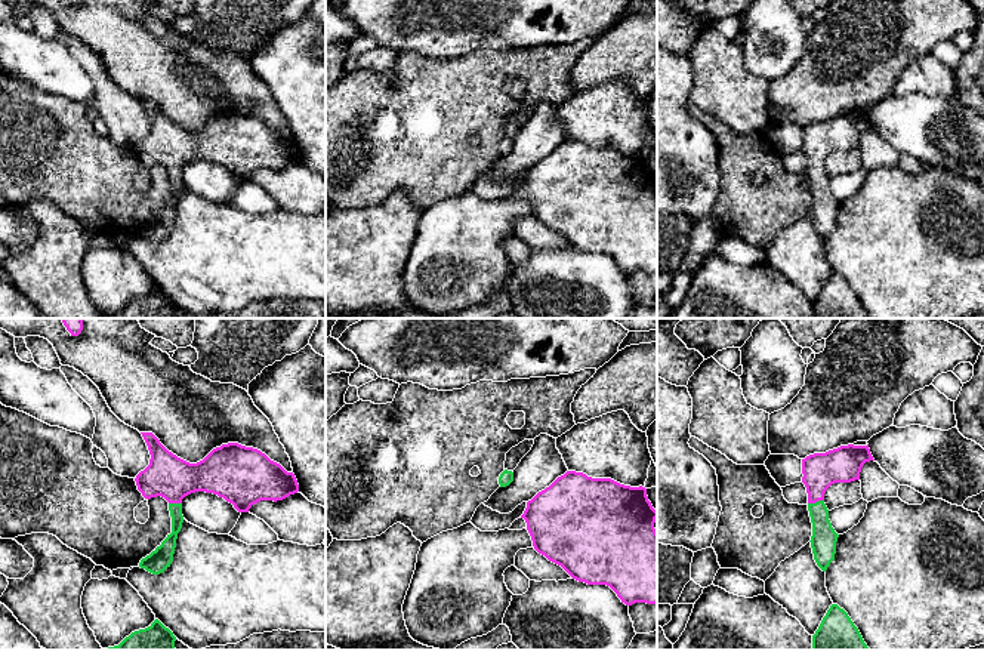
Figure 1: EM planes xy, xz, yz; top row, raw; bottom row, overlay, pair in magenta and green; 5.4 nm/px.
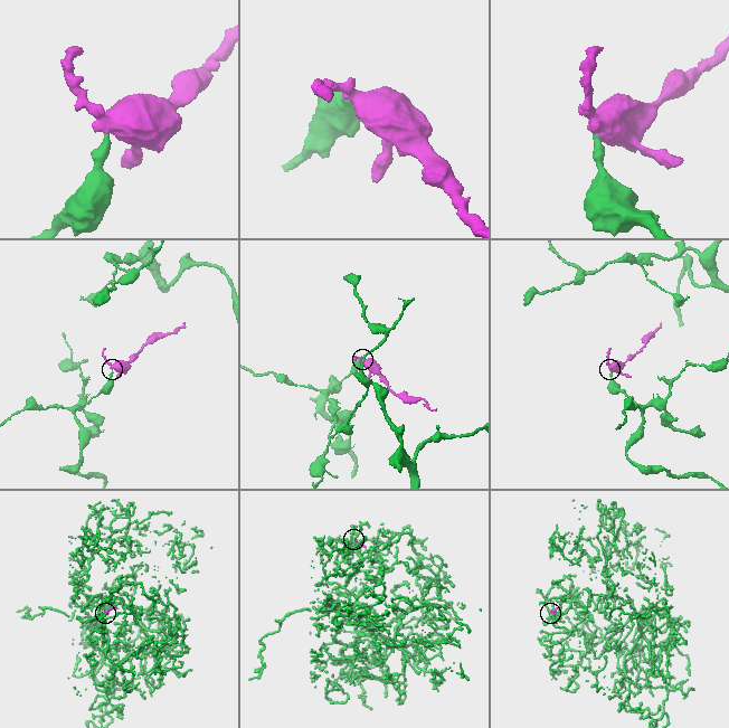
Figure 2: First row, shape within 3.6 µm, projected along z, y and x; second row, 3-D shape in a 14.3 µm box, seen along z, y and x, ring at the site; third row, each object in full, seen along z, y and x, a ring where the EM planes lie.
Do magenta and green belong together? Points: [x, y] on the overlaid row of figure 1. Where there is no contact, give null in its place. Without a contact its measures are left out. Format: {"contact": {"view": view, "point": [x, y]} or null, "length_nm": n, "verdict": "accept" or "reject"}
{"contact": {"view": "yz", "point": [816, 501]}, "length_nm": 90, "verdict": "accept"}

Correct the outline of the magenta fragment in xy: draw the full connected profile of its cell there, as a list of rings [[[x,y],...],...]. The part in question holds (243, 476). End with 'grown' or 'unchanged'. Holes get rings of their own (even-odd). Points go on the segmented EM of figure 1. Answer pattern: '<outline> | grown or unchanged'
[[[141,432],[151,459],[135,481],[145,499],[161,496],[169,502],[172,533],[139,567],[152,574],[164,573],[173,561],[178,533],[182,529],[182,499],[195,492],[223,497],[238,512],[260,500],[283,500],[299,492],[293,472],[271,460],[257,449],[238,443],[213,449],[203,460],[189,463],[169,452],[152,432]]] | grown

